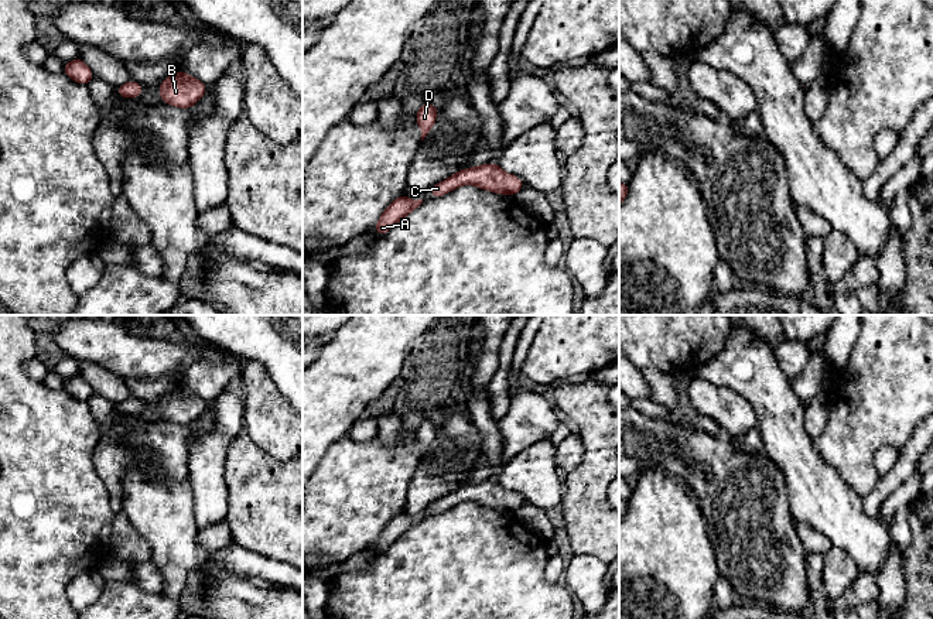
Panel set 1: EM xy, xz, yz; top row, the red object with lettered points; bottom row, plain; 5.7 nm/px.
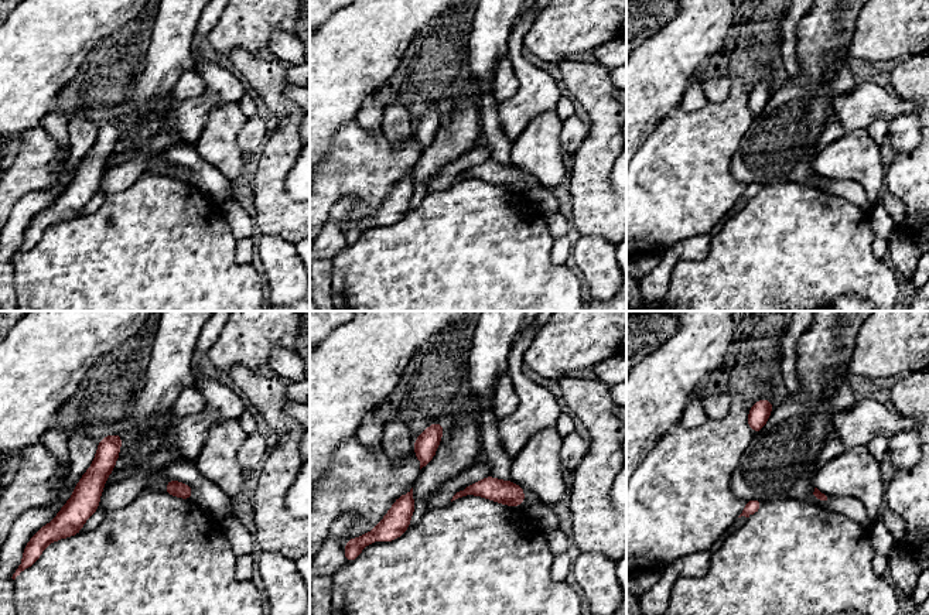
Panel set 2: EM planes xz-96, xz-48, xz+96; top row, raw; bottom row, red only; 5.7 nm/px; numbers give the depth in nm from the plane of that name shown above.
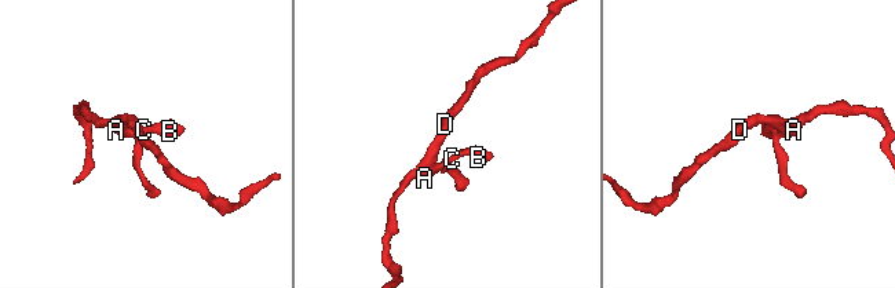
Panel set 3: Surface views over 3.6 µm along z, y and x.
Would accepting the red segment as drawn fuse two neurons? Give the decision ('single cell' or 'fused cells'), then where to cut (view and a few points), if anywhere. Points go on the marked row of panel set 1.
single cell; no cut

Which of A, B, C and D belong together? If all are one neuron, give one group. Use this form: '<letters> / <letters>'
A B C D

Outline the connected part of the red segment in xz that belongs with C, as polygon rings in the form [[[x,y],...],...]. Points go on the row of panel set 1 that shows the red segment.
[[[488,163],[475,168],[461,170],[445,181],[435,184],[428,195],[434,198],[442,196],[465,184],[510,196],[517,194],[524,185],[519,177],[502,171],[498,164]]]

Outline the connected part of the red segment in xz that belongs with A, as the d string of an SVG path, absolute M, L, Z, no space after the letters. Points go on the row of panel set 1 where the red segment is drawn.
M406 194L400 195L383 211L379 222L373 229L373 233L383 235L389 232L399 220L401 220L421 204L423 199L411 201L406 196Z

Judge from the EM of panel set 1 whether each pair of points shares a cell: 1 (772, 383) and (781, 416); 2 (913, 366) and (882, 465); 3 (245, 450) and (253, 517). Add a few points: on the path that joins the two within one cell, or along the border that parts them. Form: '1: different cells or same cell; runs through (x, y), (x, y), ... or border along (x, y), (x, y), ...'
1: same cell; runs through (772, 392), (776, 407)
2: different cells; border along (888, 444), (874, 457), (879, 474)
3: same cell; runs through (248, 467), (253, 476), (253, 500)

